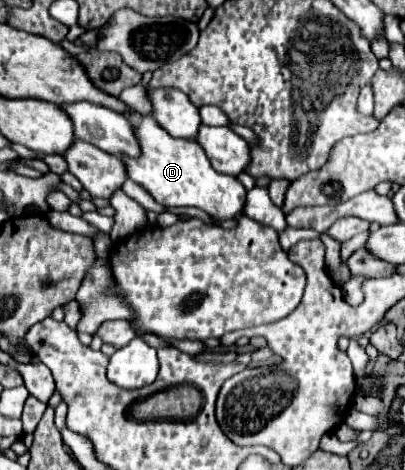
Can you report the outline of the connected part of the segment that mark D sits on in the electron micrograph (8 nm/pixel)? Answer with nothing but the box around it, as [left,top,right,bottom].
[127,116,247,220]

